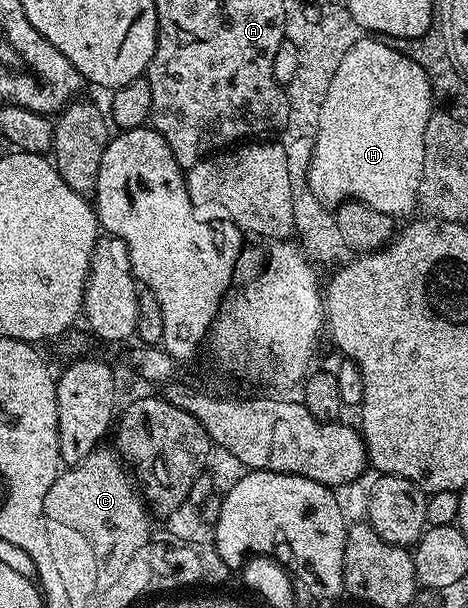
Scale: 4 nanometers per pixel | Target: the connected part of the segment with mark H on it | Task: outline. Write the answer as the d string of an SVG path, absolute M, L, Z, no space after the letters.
M364 35L355 46L354 52L351 52L347 60L343 61L342 68L338 72L337 81L332 83L328 93L326 108L321 110L319 130L316 132L318 149L314 150L311 155L311 162L308 163L306 188L311 195L317 198L321 205L326 207L335 207L344 201L353 200L367 204L372 209L385 213L385 215L402 219L414 207L415 203L418 203L420 198L420 189L422 187L421 142L423 141L426 125L433 119L433 113L431 113L433 98L429 87L429 79L425 75L425 71L417 63L413 63L413 59L406 58L400 51L393 51L387 45L386 40L376 39L371 35Z

